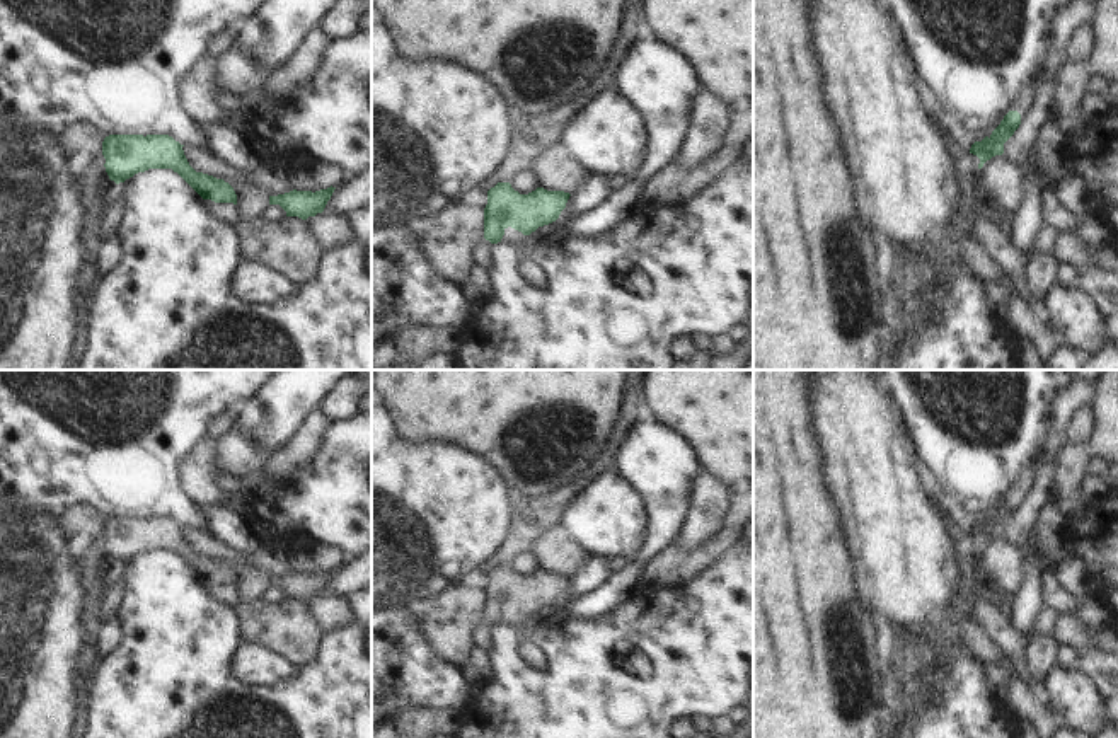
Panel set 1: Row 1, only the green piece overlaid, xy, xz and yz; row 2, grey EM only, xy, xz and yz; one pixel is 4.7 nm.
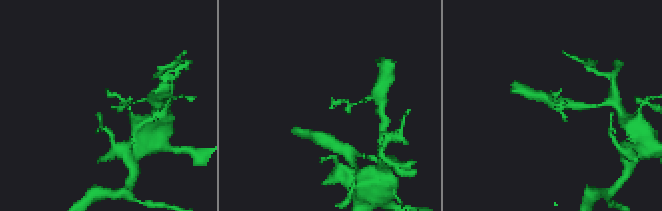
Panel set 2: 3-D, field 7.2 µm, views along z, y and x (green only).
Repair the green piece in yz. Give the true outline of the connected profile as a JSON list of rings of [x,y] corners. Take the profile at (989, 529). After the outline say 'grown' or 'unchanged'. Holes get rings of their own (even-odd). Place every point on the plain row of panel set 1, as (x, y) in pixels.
[[[1034,467],[1023,469],[1016,477],[1011,493],[1004,498],[1000,506],[992,513],[990,518],[985,518],[982,523],[975,523],[970,530],[970,535],[980,540],[978,551],[983,549],[987,542],[995,537],[1004,535],[1004,525],[1014,516],[1019,510],[1021,501],[1029,494],[1034,486]]]; grown

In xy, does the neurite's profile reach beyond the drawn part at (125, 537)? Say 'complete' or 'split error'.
complete

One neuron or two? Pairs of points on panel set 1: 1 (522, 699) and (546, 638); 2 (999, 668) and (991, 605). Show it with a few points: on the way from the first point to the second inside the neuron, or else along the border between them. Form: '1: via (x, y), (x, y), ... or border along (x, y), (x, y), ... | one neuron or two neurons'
1: via (537, 684), (553, 668), (553, 653) | one neuron
2: border along (1008, 660), (1014, 670) | two neurons

